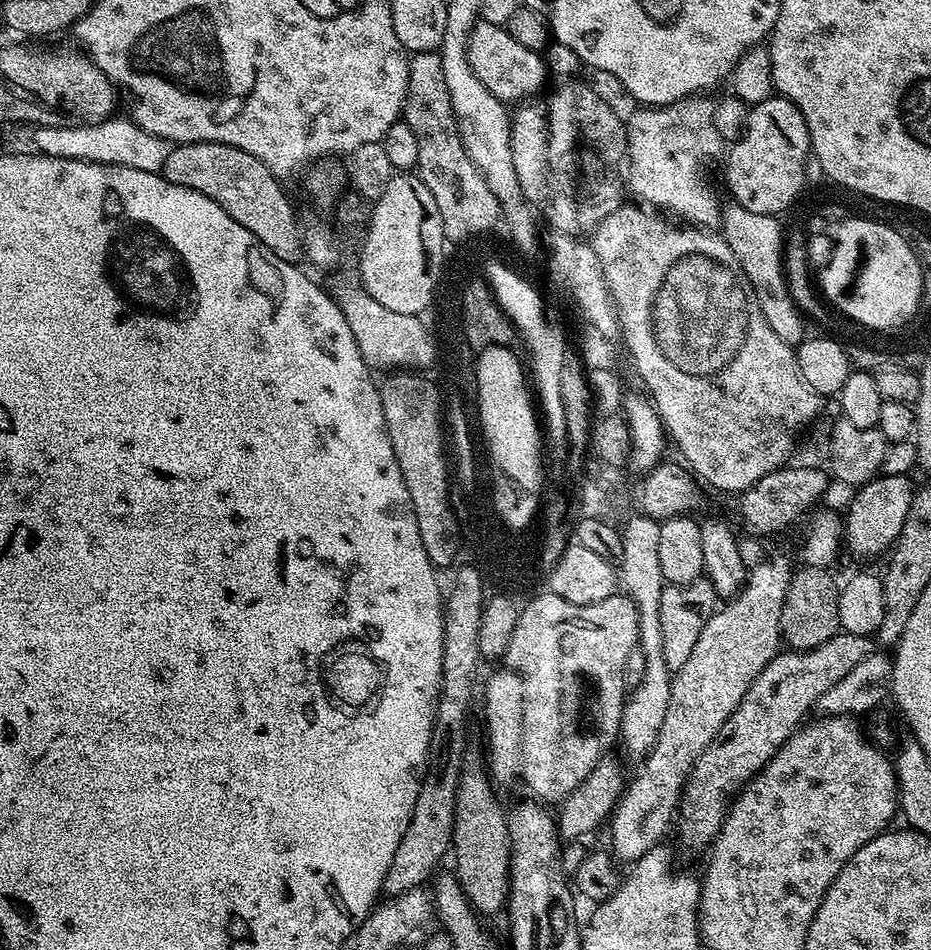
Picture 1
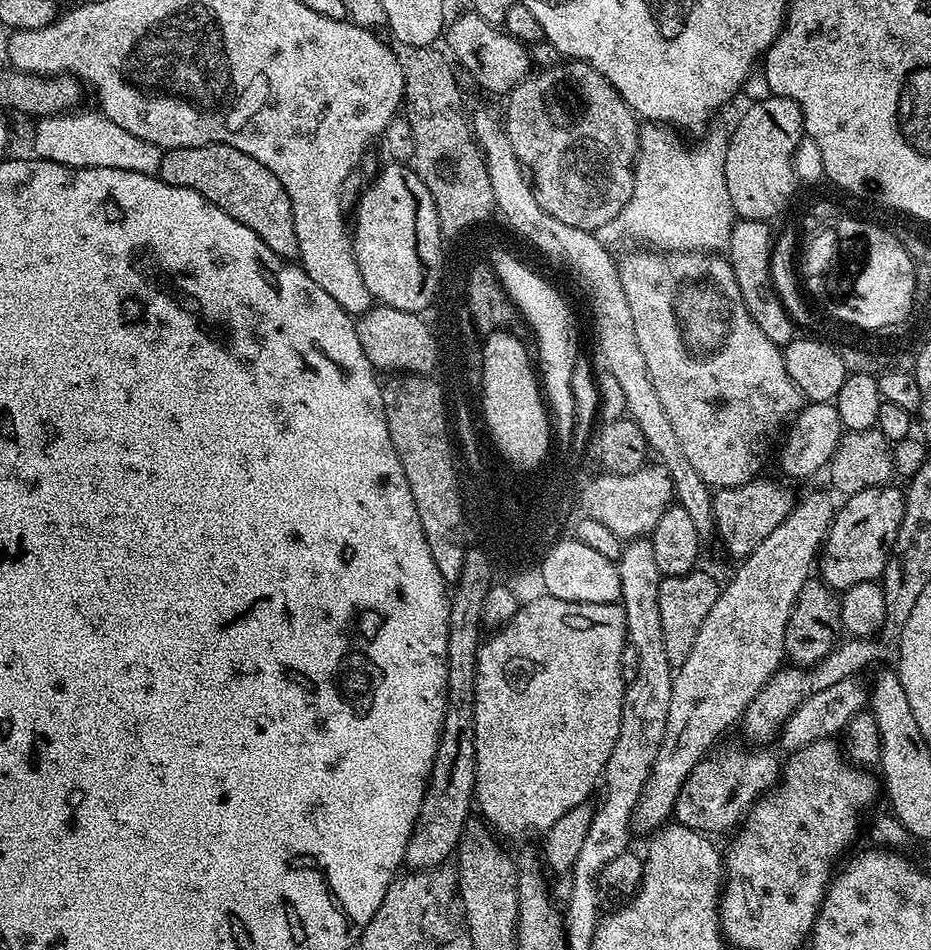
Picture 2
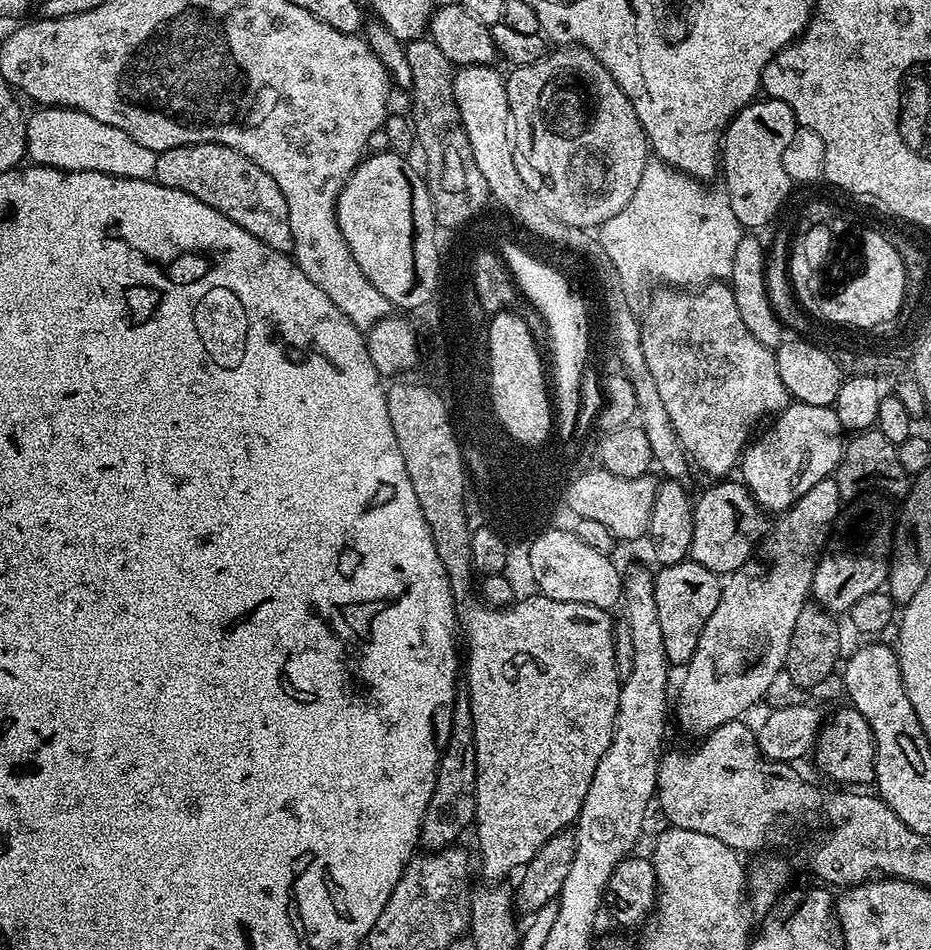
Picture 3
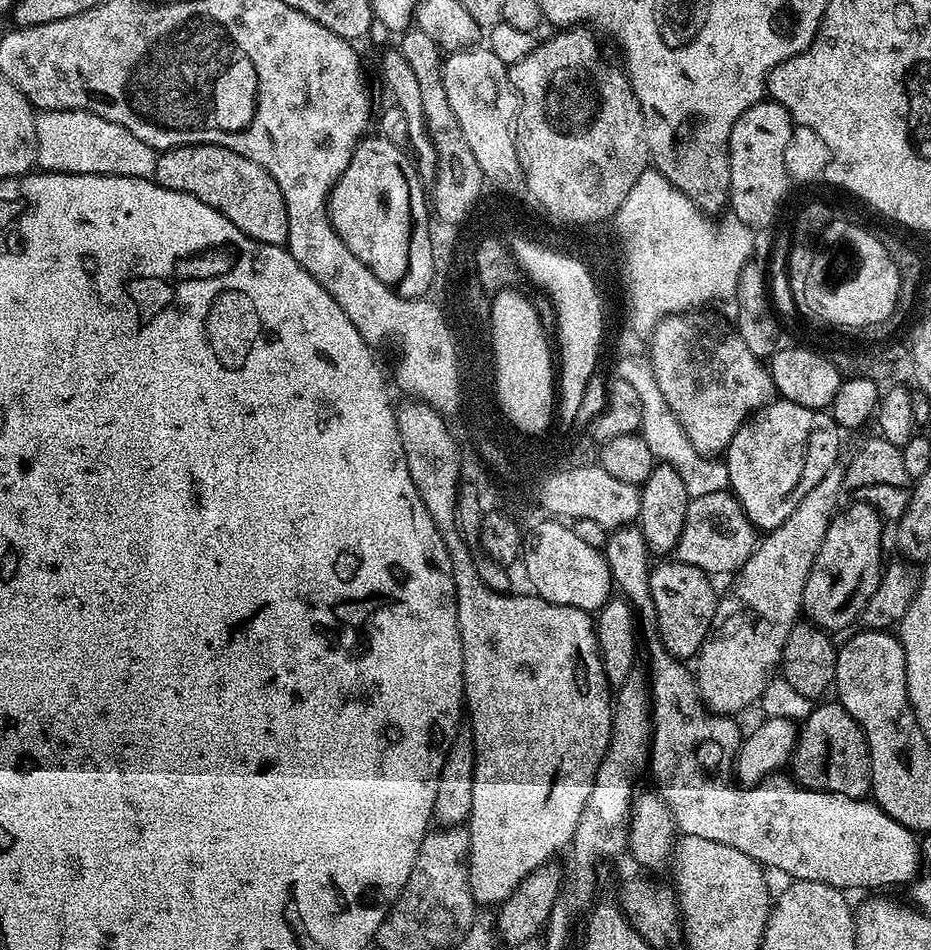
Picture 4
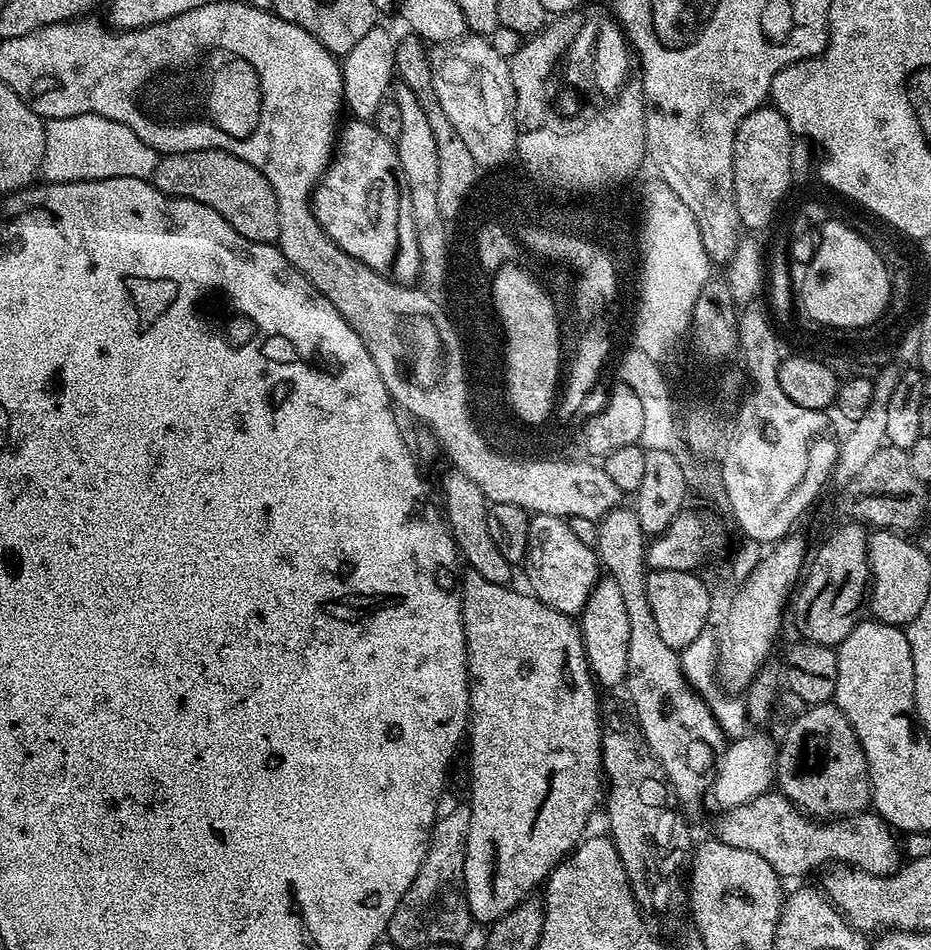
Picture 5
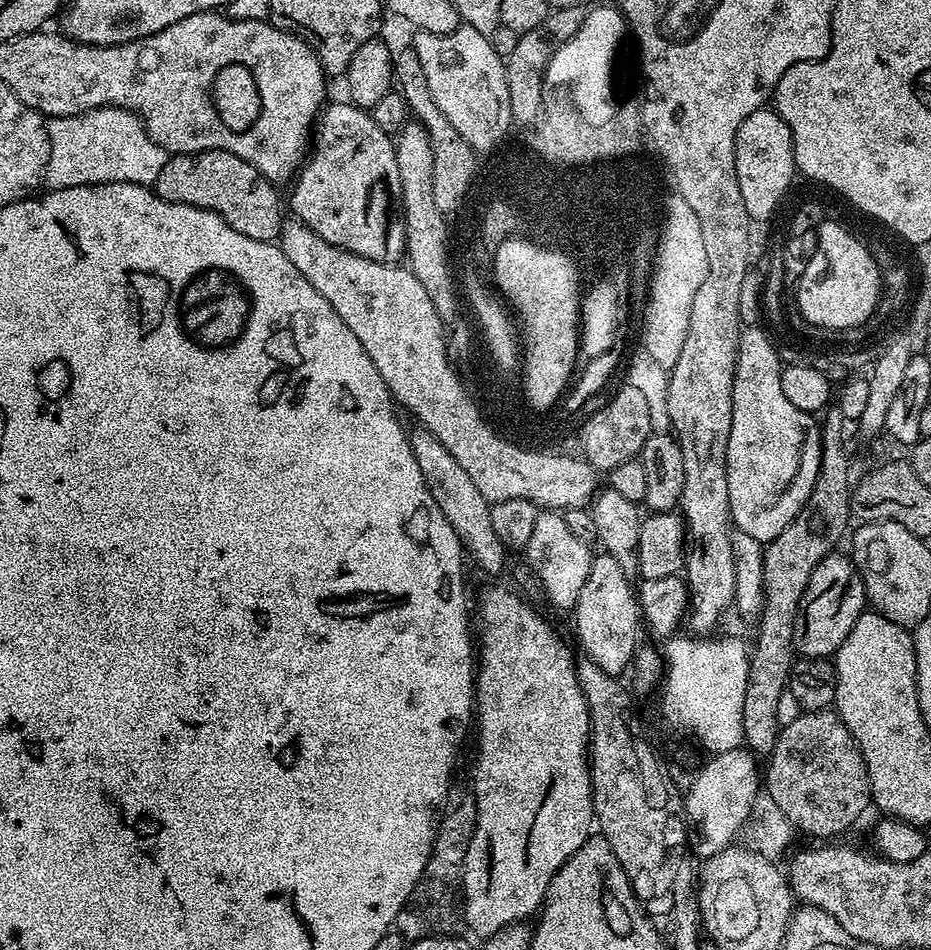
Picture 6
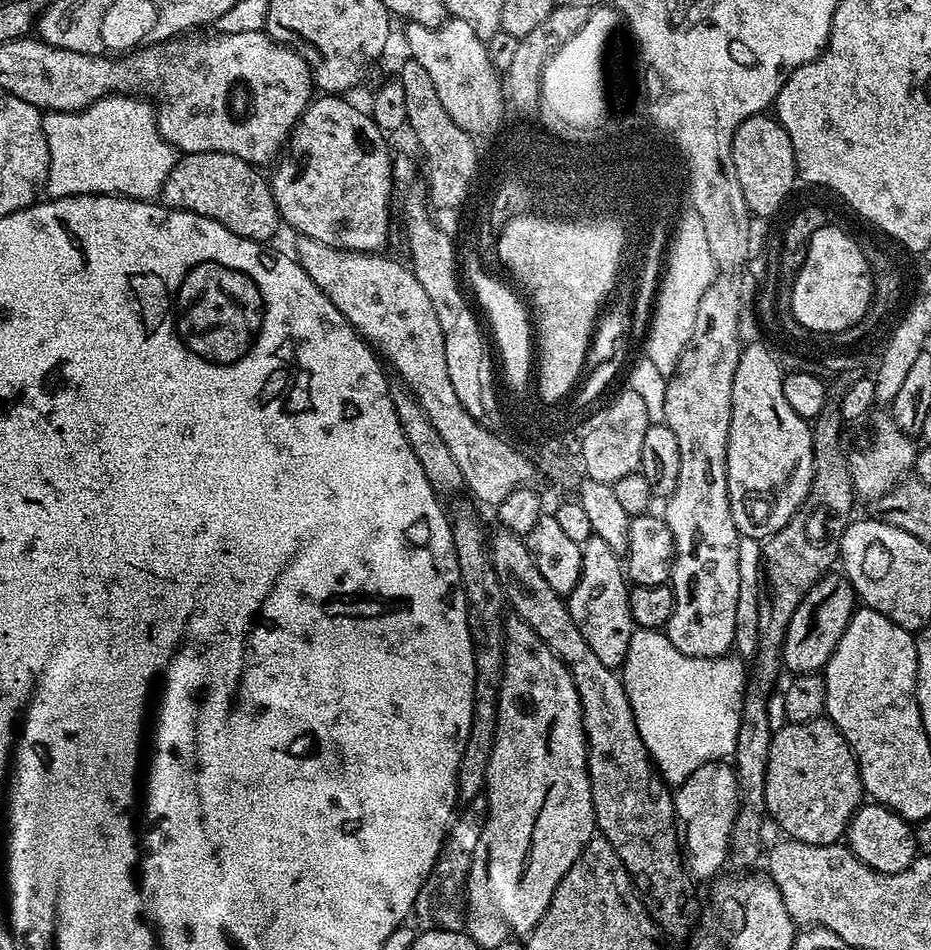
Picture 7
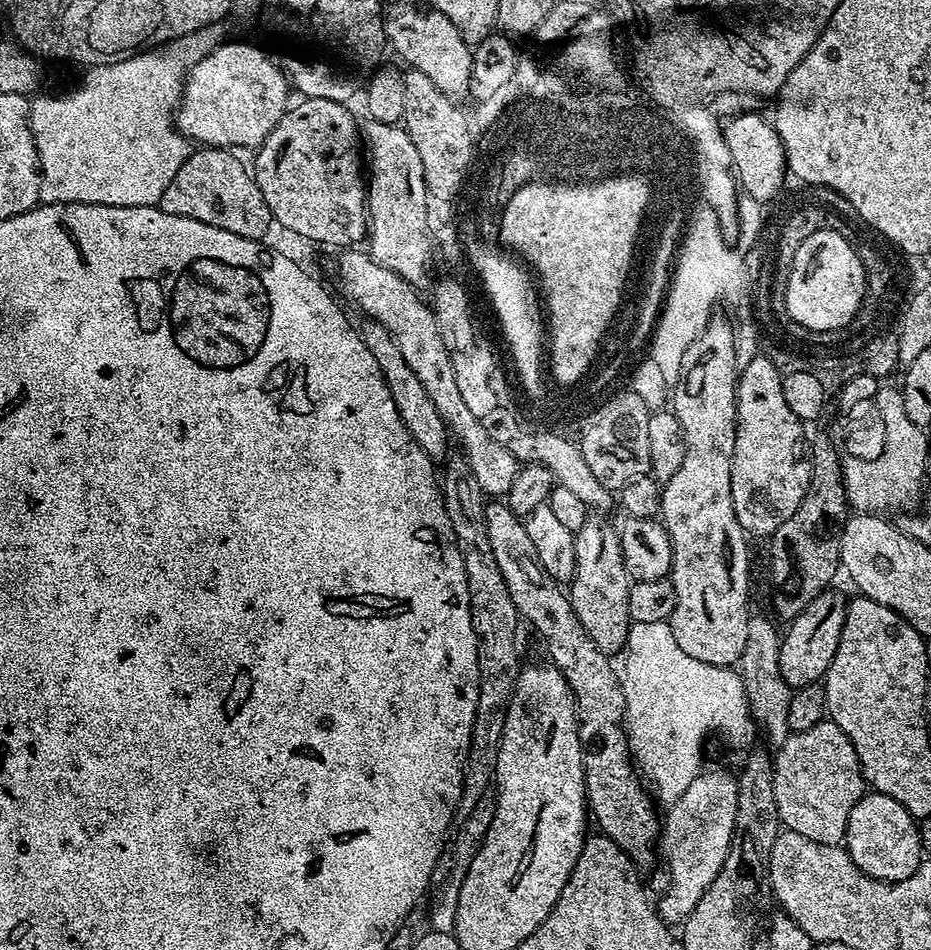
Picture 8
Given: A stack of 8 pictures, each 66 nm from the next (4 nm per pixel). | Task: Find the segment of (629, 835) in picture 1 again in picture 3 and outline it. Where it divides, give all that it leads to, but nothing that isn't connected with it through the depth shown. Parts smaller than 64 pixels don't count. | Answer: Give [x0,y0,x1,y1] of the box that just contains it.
[674,478,842,738]

